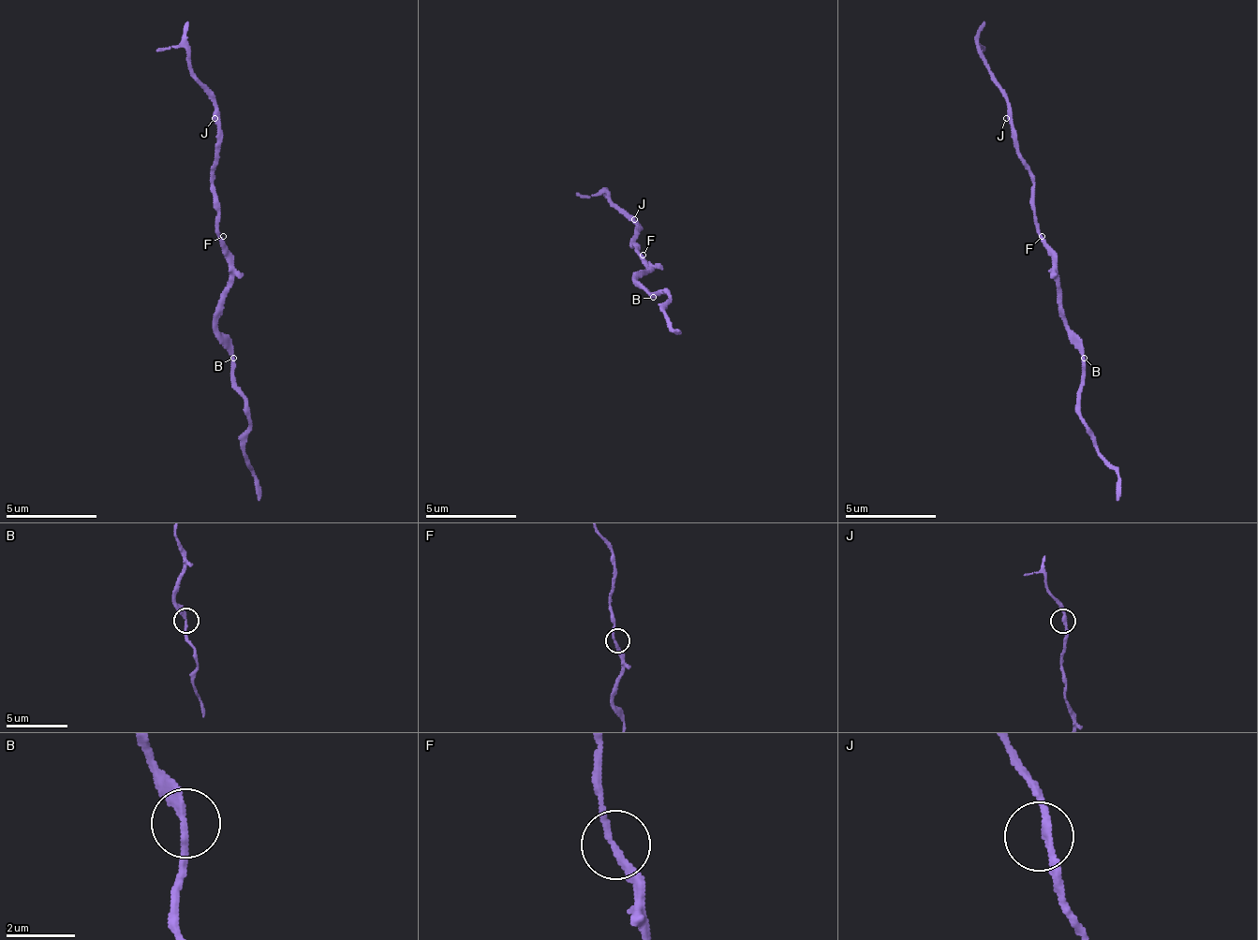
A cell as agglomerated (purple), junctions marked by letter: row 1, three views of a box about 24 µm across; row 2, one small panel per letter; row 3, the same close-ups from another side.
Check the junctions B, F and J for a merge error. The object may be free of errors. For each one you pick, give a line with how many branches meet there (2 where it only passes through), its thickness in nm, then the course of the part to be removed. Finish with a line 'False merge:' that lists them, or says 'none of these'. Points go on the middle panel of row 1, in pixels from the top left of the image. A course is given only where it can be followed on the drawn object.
False merge: none of these

